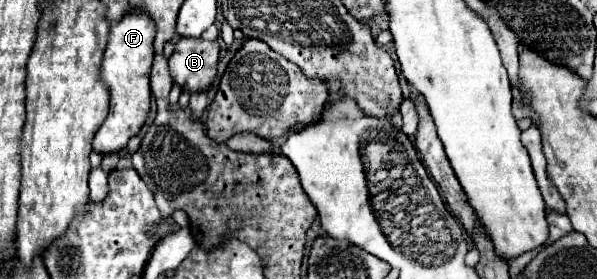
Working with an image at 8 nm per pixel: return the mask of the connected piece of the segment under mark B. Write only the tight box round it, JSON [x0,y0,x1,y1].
[168,37,220,93]

